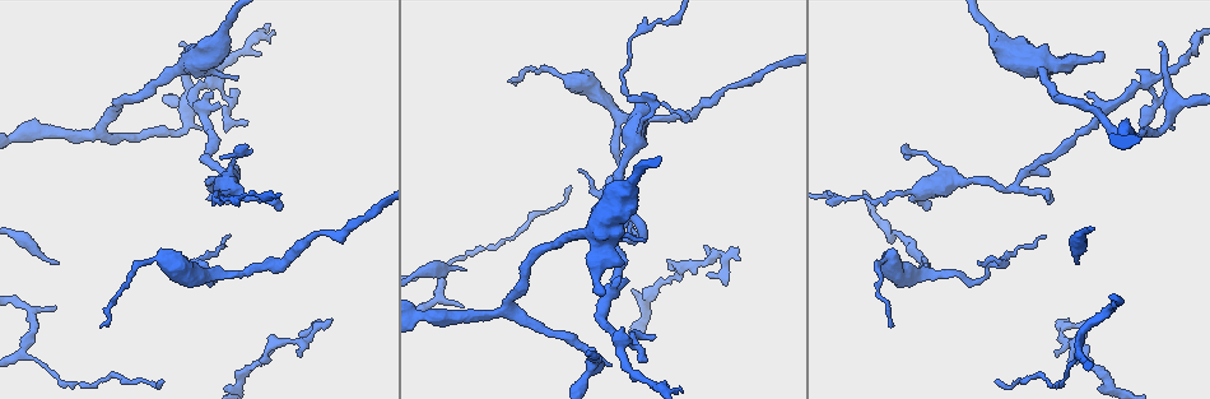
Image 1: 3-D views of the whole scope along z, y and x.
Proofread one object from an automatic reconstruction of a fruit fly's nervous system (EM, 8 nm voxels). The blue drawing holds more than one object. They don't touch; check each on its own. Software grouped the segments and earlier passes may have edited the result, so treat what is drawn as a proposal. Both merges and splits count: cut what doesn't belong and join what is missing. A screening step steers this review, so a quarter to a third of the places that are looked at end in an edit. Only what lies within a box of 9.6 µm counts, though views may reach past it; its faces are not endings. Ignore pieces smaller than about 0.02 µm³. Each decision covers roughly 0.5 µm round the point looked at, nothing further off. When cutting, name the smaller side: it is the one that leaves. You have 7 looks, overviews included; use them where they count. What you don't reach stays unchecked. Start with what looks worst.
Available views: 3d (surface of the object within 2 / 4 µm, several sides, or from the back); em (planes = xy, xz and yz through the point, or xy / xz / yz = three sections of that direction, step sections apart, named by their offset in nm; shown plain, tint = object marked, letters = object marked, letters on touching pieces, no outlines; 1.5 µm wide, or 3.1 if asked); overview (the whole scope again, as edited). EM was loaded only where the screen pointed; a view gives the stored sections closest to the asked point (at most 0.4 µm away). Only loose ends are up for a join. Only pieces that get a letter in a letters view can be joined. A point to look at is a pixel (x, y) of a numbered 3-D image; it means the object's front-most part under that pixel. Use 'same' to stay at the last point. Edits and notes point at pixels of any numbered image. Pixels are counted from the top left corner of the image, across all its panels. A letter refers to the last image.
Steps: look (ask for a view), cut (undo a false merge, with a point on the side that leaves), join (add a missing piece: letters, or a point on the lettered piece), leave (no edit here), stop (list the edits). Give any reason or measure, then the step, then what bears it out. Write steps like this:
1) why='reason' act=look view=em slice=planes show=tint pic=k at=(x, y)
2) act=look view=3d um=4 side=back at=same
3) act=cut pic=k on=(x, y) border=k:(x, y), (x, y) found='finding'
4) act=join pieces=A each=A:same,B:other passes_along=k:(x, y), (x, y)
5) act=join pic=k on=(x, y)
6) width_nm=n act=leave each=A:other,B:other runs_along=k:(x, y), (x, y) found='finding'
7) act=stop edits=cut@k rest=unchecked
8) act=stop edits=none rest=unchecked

why='thin end' act=look view=em slice=planes show=letters pic=1 at=(1066, 320)

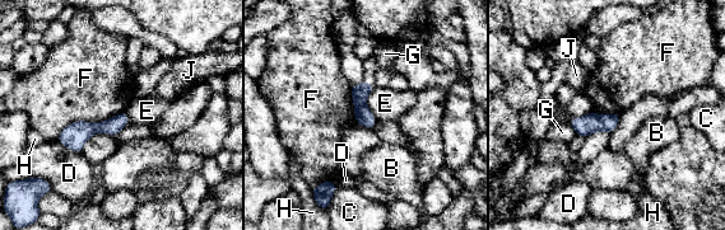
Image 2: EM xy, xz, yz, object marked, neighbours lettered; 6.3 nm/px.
act=leave each=B:other,C:other,D:other,E:other,F:other,G:other,H:other,J:other border=2:(124, 111), (74, 121), (56, 140) found='no lettered piece goes on from it'

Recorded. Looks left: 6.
why='a fork' act=look view=3d um=2 side=back pic=1 at=(187, 108)

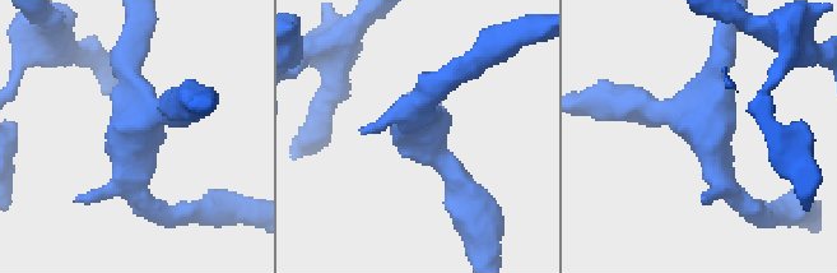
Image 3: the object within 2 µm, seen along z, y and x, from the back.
why='shape alone is not enough' act=look view=em slice=yz step=4 show=tint pic=3 at=(712, 124)

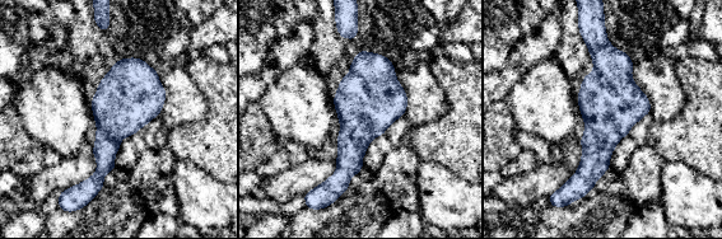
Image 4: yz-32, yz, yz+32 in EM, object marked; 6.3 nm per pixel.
act=look view=em slice=planes show=letters at=same

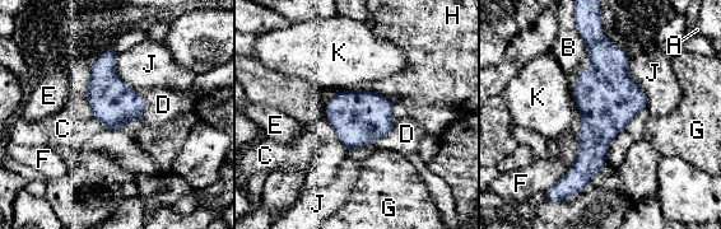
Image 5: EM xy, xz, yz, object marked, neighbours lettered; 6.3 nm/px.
act=leave each=A:other,B:other,C:other,D:other,E:other,F:other,G:other,H:other,J:other,K:other found='continuous, no second neuron'

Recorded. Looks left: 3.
why='three-way junction' act=look view=em slice=planes show=tint pic=1 at=(618, 112)

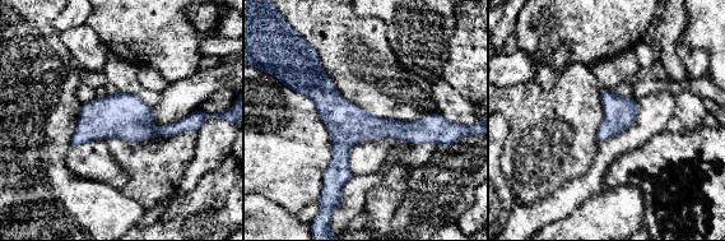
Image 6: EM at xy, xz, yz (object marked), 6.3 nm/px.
why='what lies round it' act=look view=em slice=planes show=letters at=same

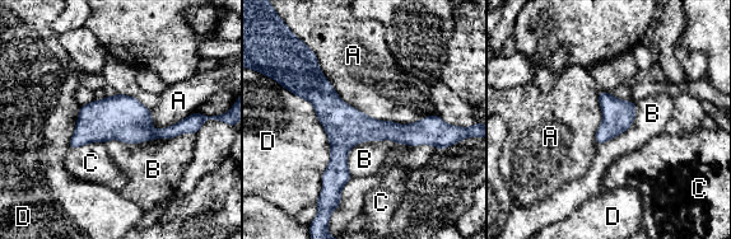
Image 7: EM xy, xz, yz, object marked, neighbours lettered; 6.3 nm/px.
longest_contact=A:1000nm act=leave each=A:other,B:other,C:other,D:other runs_along=7:(299, 46), (338, 118), (334, 186) found='one neuron here'

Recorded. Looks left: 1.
act=stop edits=none rest=unchecked

